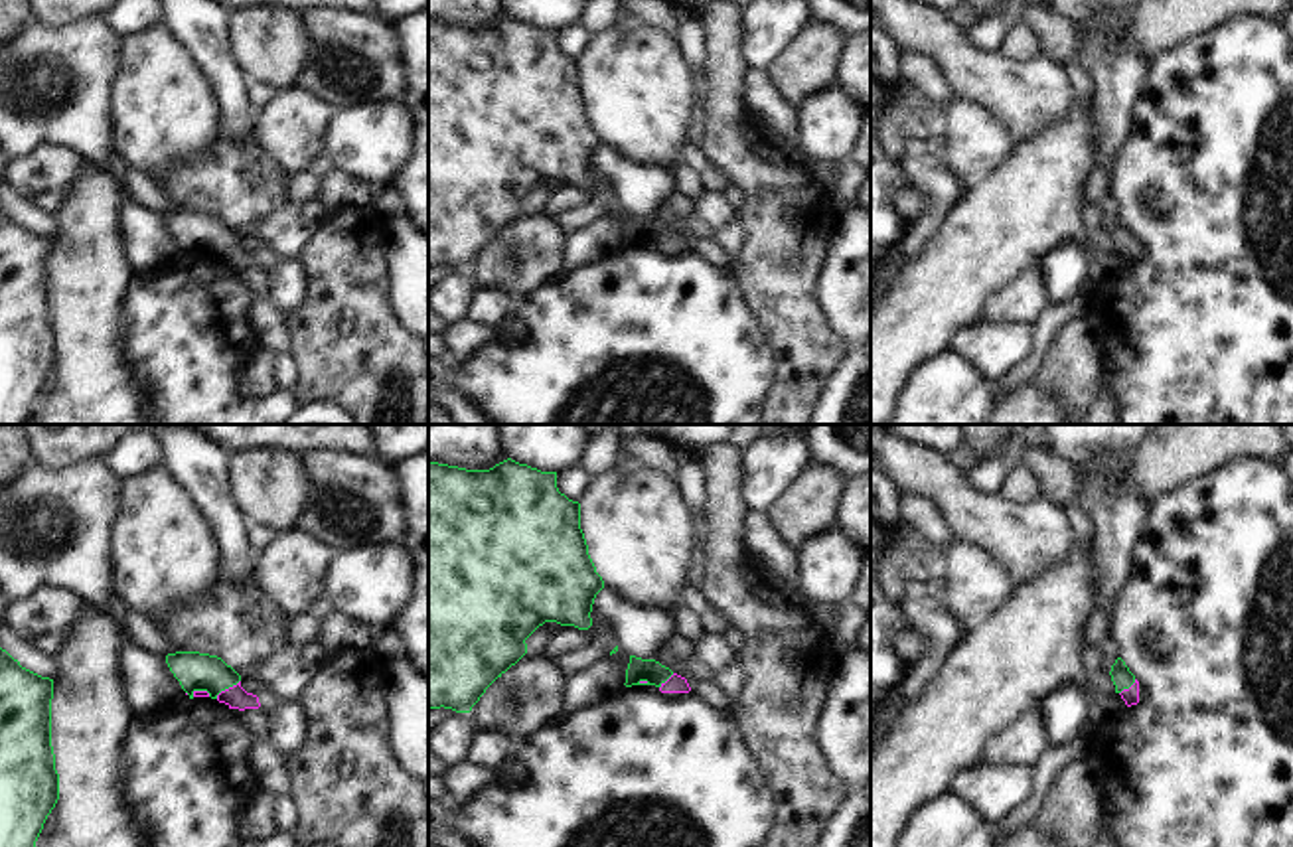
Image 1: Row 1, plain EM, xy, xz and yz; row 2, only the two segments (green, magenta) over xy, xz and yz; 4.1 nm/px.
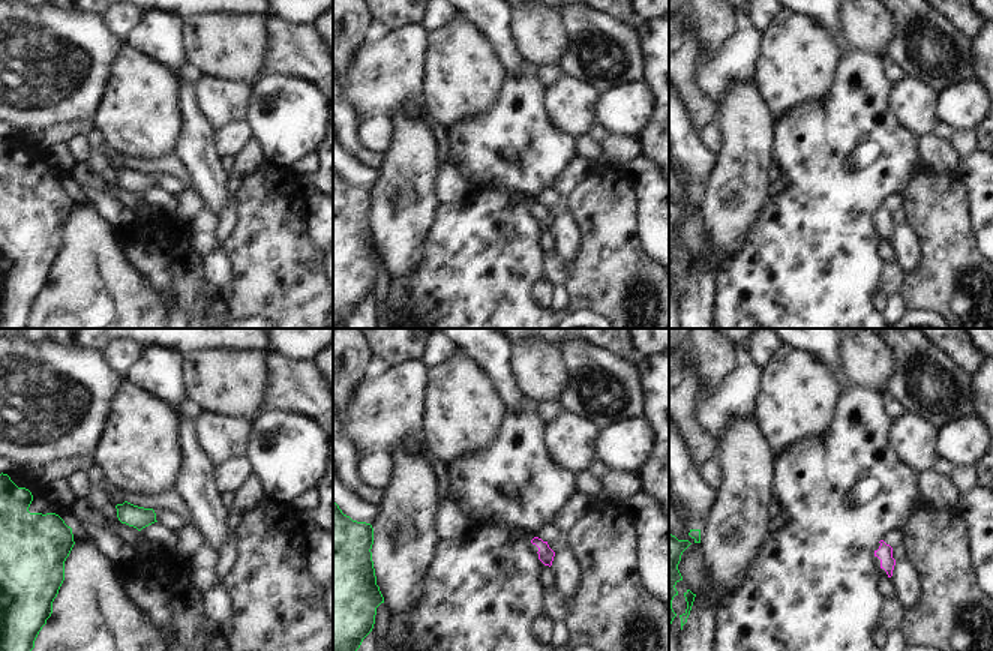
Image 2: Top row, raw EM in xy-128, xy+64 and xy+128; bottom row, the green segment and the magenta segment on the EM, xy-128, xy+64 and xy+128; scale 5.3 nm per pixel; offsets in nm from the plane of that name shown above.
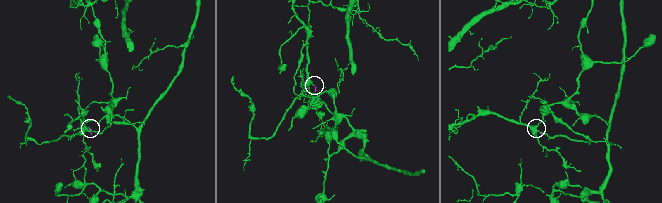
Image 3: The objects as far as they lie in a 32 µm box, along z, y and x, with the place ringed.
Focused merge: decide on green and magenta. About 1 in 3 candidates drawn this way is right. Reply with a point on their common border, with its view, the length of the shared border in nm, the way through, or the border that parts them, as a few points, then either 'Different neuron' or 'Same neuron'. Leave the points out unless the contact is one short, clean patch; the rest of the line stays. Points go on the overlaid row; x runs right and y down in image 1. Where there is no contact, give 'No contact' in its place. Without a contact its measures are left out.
Touches green at xy (228, 688). Shared border 130 nm. Path across: xy (196, 672), (228, 688), (235, 697). Same neuron.

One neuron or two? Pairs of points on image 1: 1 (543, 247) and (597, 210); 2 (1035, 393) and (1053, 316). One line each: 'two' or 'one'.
1: two
2: two

